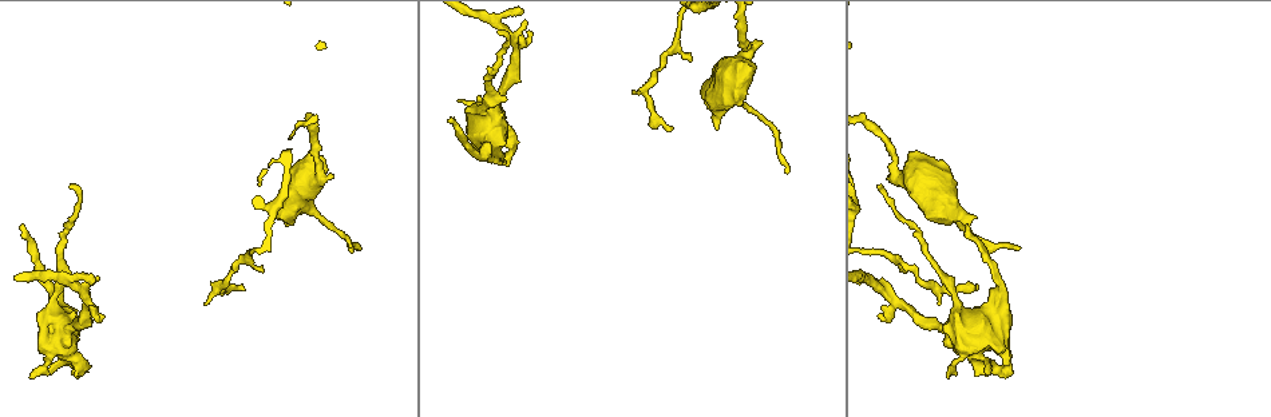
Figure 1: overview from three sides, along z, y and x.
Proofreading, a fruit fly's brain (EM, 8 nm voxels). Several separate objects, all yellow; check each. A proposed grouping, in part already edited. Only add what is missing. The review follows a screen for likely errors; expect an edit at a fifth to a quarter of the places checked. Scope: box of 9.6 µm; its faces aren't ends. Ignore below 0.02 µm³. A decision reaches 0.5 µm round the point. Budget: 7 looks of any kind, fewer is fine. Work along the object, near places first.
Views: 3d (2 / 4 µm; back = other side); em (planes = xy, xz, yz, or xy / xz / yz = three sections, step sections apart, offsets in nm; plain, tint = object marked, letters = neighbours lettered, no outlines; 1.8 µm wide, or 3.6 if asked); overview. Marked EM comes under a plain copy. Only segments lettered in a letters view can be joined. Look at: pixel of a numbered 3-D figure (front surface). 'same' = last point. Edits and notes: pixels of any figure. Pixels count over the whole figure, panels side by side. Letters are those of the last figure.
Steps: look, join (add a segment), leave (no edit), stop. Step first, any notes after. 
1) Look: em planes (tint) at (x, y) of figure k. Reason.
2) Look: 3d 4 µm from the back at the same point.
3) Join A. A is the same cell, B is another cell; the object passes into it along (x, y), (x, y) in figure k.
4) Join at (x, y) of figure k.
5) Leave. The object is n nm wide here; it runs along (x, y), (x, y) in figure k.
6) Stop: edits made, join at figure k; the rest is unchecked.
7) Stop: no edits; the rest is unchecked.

Look: 3d 2 µm at (1017, 246) of figure 1. Branch stops here.

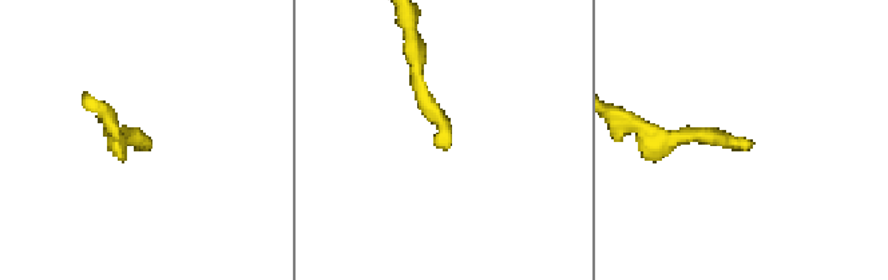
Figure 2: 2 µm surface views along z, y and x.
Look: em yz step 16 (tint) at (450, 145) of figure 2. Now the EM.

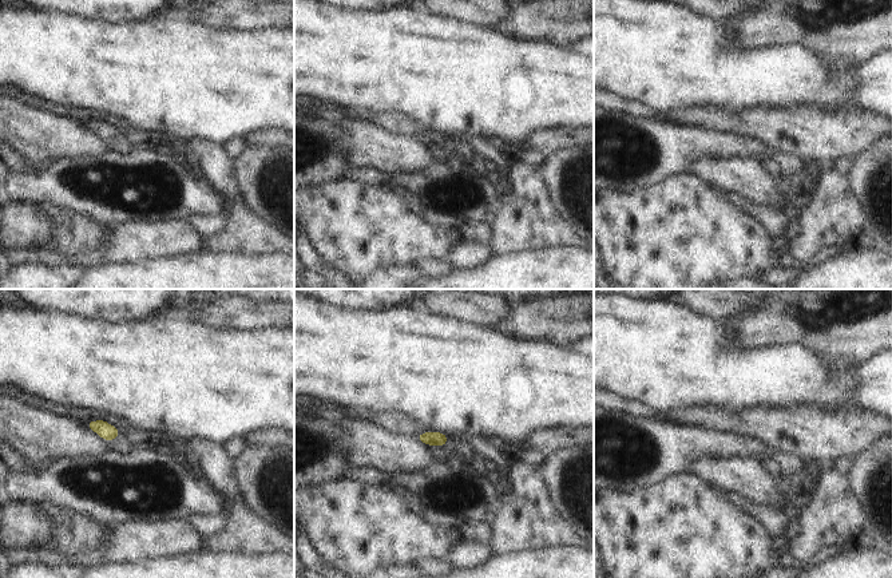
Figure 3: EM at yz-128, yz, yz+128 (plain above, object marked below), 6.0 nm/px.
Look: em planes (letters) at the same point.

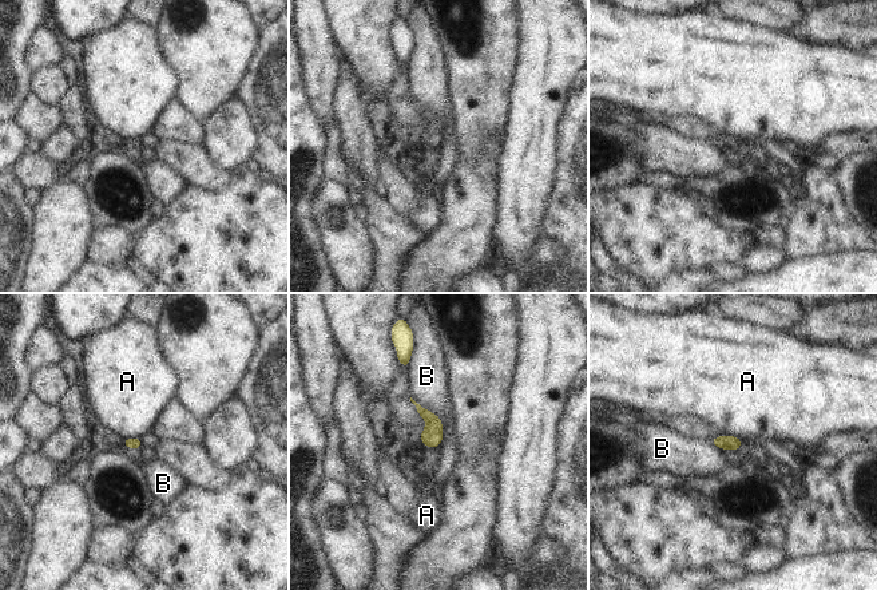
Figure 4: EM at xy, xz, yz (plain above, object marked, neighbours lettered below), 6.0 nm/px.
Leave. A and B are other cells; a border runs along (139, 436), (123, 440) in figure 4; no lettered segment goes on from it.

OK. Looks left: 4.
Look: em 3.6 µm yz step 4 (tint) at (671, 130) of figure 1.

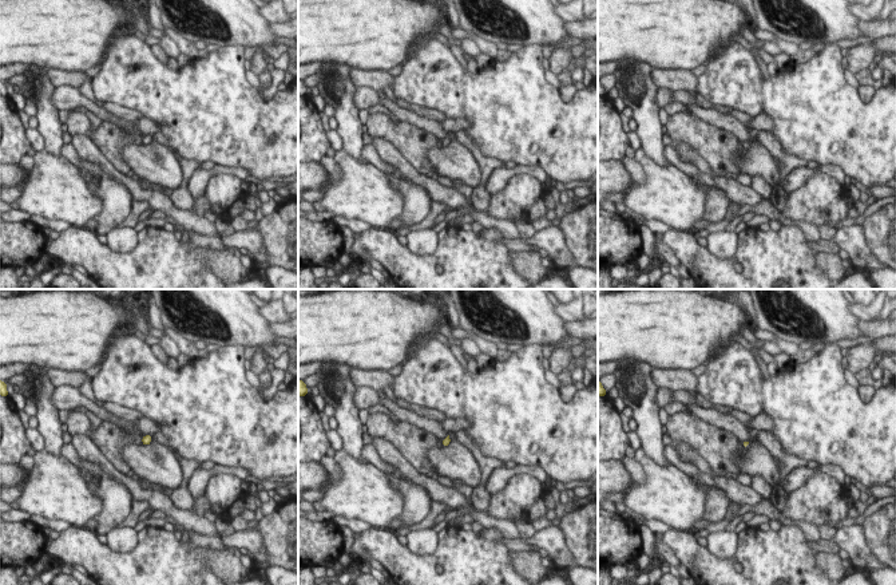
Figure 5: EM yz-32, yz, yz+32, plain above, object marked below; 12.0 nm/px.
Look: em 3.6 µm planes (letters) at the same point.

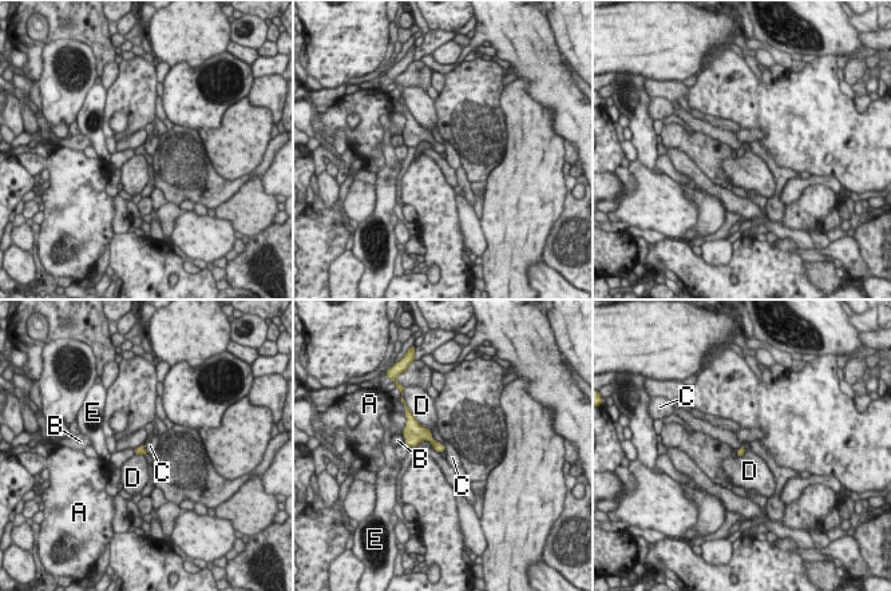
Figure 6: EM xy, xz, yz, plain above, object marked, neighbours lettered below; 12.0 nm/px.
Leave. A, B, C, D and E are other cells; a border runs along (143, 444), (147, 455) in figure 6; none of them fits.

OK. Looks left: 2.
Look: 3d 4 µm at (974, 343) of figure 1. Abrupt turn.

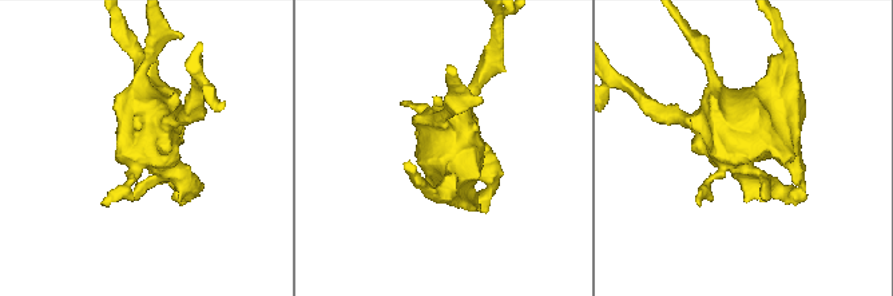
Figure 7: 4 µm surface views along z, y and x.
Look: em 3.6 µm planes (letters) at (739, 151) of figure 7.

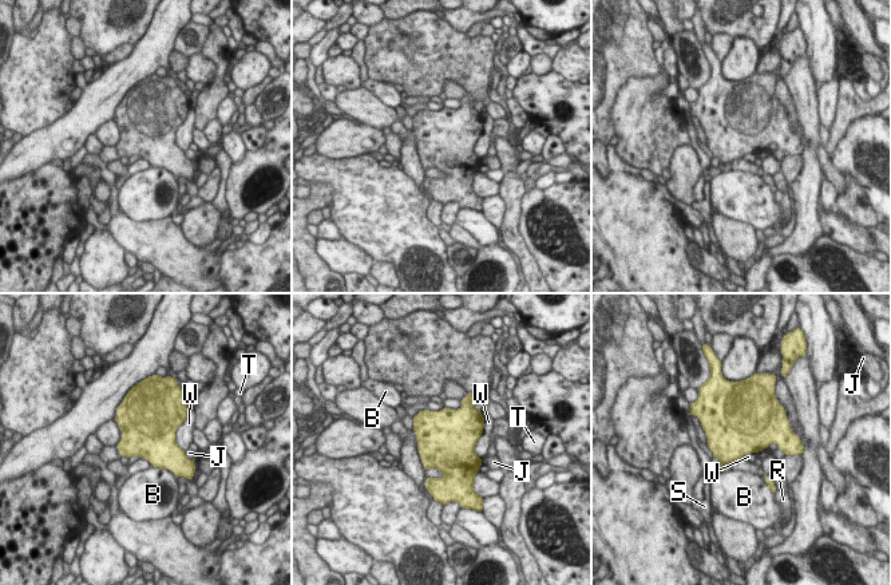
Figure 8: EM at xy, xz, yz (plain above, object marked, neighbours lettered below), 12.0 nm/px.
Leave. The object is 600 nm wide here; B, J, R, S, T and W are other cells; a border runs along (484, 425), (475, 446), (479, 458) in figure 8; no lettered segment goes on from it.

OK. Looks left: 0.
Stop: no edits; the rest is unchecked.

